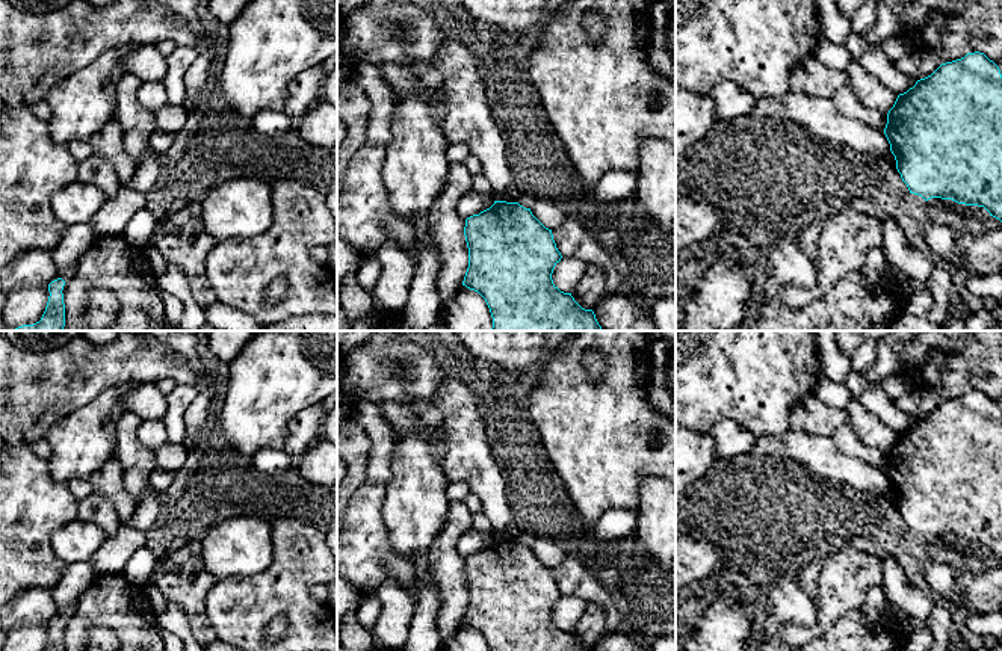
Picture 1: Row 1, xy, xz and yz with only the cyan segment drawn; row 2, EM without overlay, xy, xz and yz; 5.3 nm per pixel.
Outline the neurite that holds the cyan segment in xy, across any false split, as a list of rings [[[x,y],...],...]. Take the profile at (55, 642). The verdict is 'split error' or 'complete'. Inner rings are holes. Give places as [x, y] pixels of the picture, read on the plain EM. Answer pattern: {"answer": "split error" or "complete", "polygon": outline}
{"answer": "complete", "polygon": [[[57,616],[48,622],[48,640],[44,651],[65,651],[65,642],[63,642],[63,624],[65,619],[62,616]]]}

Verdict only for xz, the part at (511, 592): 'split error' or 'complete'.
complete

